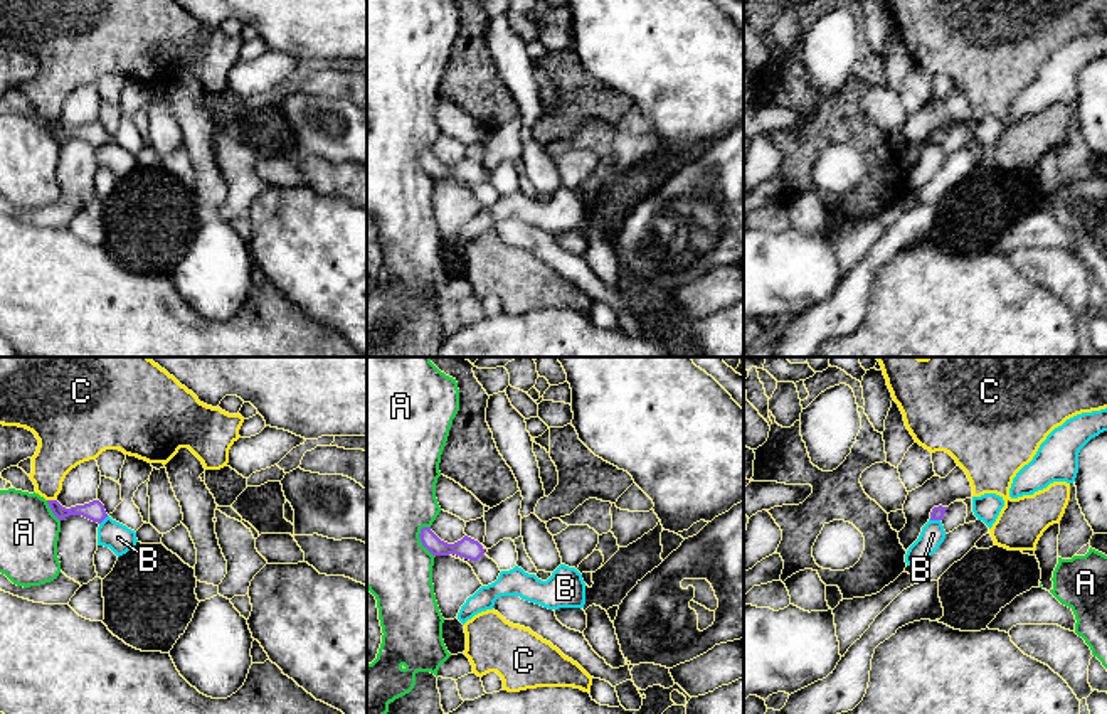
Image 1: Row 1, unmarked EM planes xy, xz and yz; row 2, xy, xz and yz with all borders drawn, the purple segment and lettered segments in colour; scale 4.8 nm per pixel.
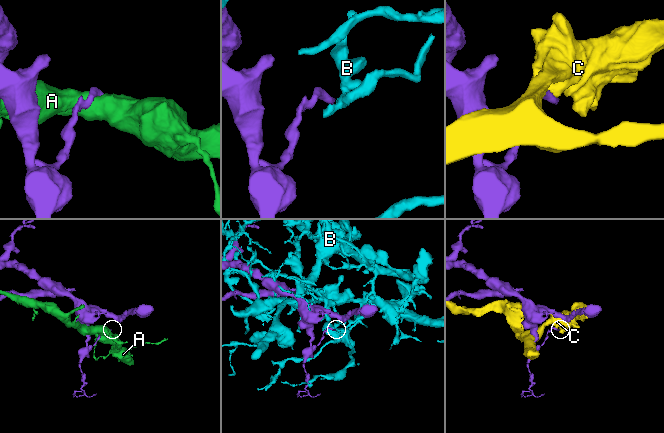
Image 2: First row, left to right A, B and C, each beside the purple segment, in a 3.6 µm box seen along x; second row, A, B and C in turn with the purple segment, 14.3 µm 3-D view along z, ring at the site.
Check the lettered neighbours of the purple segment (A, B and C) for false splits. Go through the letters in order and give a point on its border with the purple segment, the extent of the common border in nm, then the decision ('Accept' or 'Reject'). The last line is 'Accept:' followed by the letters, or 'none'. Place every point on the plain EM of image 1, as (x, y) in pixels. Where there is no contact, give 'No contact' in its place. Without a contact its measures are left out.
A: Touches purple at xz (421, 164). Shared border 160 nm. Reject
B: Touches purple at yz (934, 142). Shared border 60 nm. Reject
C: Touches purple at xy (51, 123). Shared border 40 nm. Reject
Accept: none

